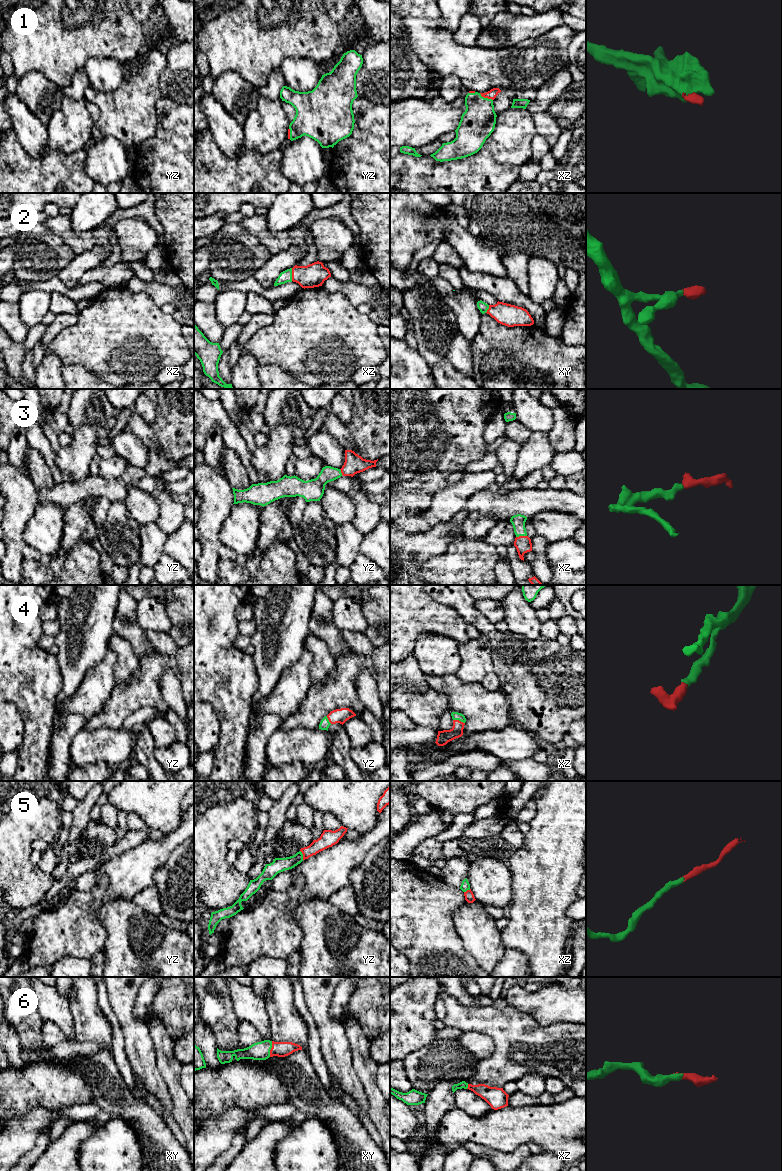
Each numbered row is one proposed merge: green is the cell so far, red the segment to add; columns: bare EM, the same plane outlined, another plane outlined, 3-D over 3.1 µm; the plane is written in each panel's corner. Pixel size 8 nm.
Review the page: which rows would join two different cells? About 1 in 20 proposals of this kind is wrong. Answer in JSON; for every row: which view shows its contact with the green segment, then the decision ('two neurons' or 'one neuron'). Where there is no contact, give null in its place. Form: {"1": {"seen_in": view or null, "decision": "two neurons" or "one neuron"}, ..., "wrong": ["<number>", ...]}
{"1": {"seen_in": "xz", "decision": "one neuron"}, "2": {"seen_in": "xz", "decision": "one neuron"}, "3": {"seen_in": "xz", "decision": "one neuron"}, "4": {"seen_in": "xz", "decision": "one neuron"}, "5": {"seen_in": "yz", "decision": "one neuron"}, "6": {"seen_in": "xy", "decision": "one neuron"}, "wrong": []}

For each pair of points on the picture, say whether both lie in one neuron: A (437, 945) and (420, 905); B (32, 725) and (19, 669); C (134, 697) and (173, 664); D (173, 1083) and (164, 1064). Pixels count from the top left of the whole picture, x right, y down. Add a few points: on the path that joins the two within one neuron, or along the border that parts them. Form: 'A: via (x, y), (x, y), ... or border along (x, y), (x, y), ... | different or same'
A: via (427, 935), (420, 925), (420, 915) | same
B: via (32, 711), (32, 692), (25, 683) | same
C: via (143, 686), (162, 665) | same
D: via (172, 1078), (169, 1069) | same

